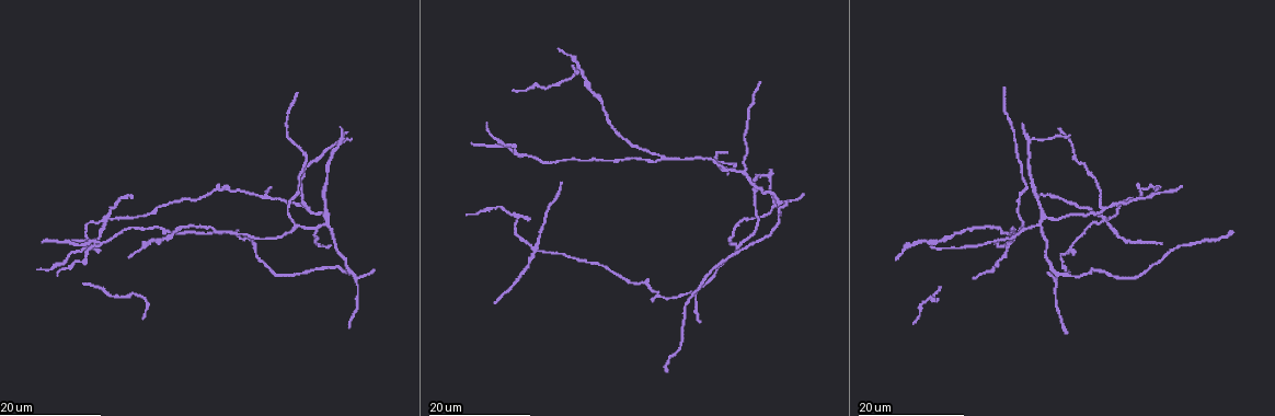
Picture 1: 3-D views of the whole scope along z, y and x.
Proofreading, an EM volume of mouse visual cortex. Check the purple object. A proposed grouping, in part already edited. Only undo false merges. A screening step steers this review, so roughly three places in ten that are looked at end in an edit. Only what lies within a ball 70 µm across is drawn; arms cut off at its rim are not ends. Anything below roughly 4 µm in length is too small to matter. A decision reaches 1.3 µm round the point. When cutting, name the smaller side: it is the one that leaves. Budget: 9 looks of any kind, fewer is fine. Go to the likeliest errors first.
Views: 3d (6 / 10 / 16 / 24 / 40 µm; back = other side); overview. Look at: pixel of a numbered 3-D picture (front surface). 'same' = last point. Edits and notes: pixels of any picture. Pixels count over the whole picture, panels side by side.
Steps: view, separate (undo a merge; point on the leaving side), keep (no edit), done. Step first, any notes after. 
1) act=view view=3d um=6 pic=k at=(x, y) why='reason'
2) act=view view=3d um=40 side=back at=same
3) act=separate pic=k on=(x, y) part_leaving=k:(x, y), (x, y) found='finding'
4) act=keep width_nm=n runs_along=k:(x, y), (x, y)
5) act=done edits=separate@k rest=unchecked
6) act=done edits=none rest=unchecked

act=view view=3d um=24 pic=1 at=(106, 221) why='looks like a crossing'

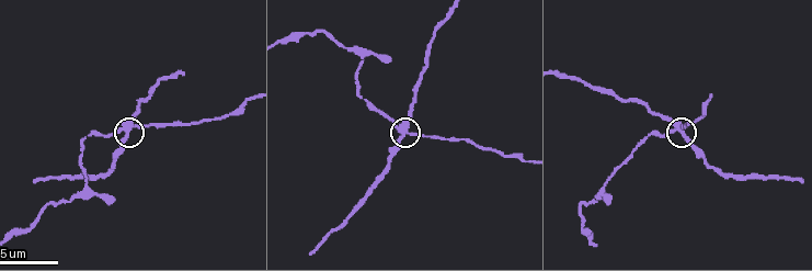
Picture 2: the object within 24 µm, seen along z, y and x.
act=view view=3d um=10 pic=2 at=(125, 131) why='closer look'

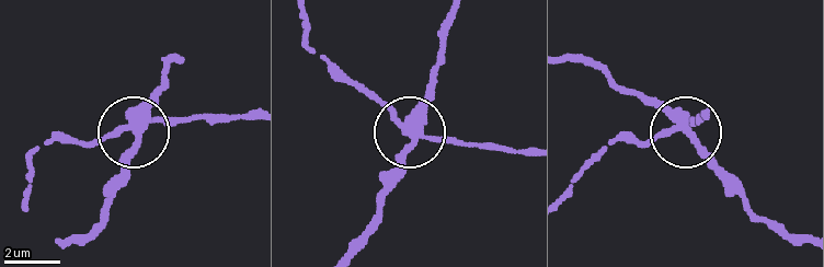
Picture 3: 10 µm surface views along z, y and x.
act=view view=3d um=10 side=back pic=3 at=(415, 137)

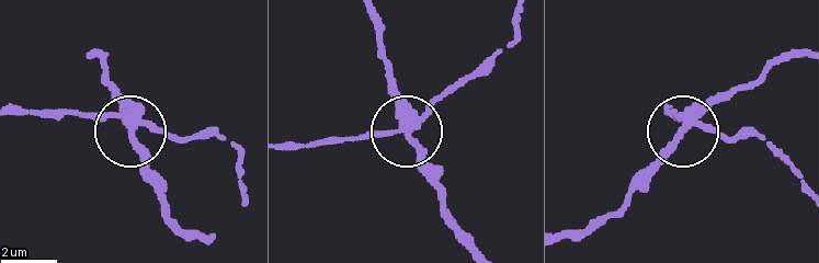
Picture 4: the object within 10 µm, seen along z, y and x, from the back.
act=separate pic=4 on=(118, 92) arms=4 part_leaving=4:(690, 122), (780, 64), (800, 58) found='two cells meet here'

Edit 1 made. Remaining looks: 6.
act=view view=3d um=24 pic=1 at=(93, 242) why='side arm on a straight run'

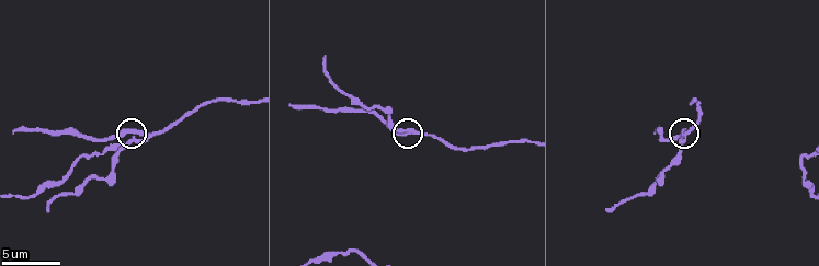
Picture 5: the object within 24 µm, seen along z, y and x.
act=view view=3d um=10 pic=5 at=(134, 133)

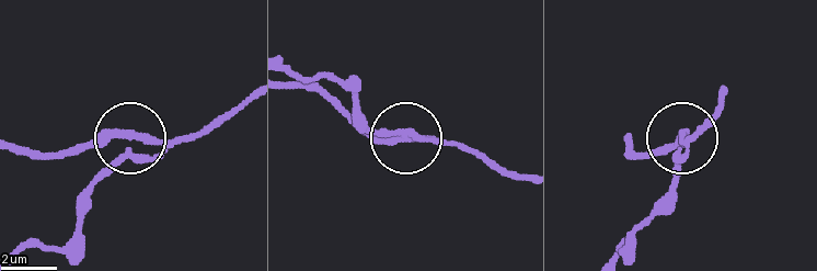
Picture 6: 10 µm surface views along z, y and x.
act=separate pic=6 on=(123, 158) width_nm=260 part_leaving=6:(161, 151), (114, 162), (65, 240), (15, 255) found='two cells meet here'

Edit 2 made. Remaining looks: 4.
act=view view=3d um=16 pic=1 at=(265, 194) why='branch point'

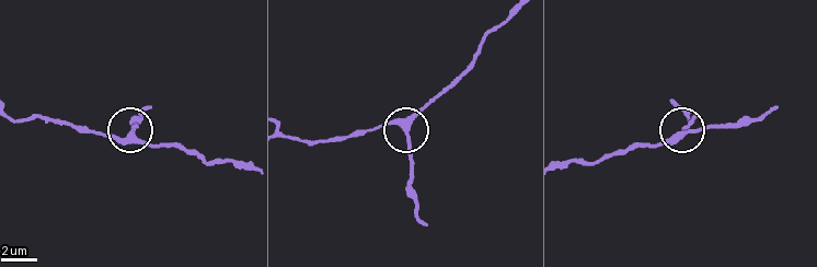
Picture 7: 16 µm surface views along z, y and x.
act=view view=3d um=10 pic=7 at=(124, 137)

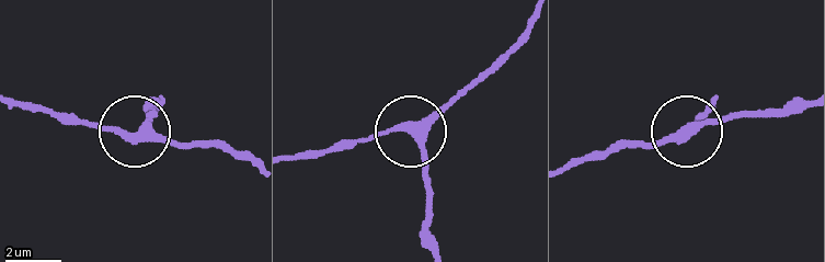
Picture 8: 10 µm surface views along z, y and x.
act=keep arms=3 runs_along=8:(530, 25), (412, 132), (424, 159), (424, 220) found='all the same cell'

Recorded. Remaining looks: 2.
act=view view=3d um=24 pic=1 at=(214, 189) why='calibre changes'

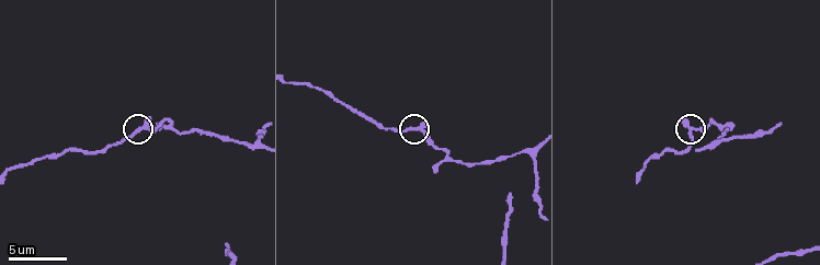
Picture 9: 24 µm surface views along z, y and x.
act=view view=3d um=6 pic=9 at=(139, 131)

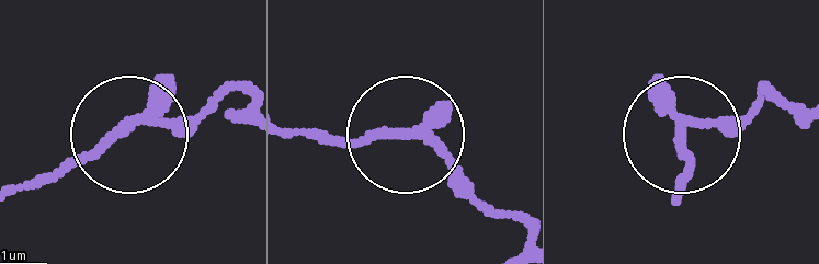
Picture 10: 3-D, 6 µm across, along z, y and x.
act=keep arms=3 runs_along=10:(525, 229), (411, 138), (340, 146), (285, 135) found='continuous, no second cell'

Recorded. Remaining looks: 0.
act=done edits=separate@4,separate@6 rest=unchecked

